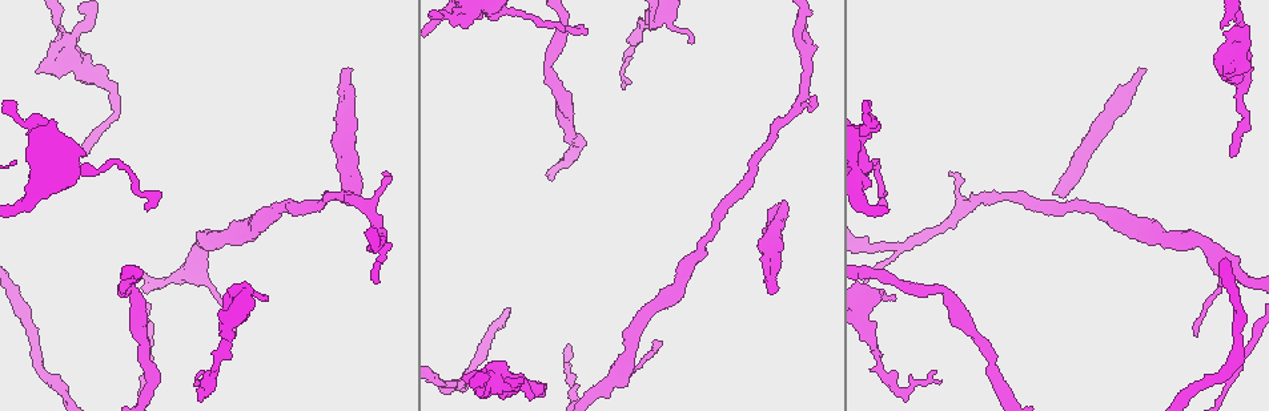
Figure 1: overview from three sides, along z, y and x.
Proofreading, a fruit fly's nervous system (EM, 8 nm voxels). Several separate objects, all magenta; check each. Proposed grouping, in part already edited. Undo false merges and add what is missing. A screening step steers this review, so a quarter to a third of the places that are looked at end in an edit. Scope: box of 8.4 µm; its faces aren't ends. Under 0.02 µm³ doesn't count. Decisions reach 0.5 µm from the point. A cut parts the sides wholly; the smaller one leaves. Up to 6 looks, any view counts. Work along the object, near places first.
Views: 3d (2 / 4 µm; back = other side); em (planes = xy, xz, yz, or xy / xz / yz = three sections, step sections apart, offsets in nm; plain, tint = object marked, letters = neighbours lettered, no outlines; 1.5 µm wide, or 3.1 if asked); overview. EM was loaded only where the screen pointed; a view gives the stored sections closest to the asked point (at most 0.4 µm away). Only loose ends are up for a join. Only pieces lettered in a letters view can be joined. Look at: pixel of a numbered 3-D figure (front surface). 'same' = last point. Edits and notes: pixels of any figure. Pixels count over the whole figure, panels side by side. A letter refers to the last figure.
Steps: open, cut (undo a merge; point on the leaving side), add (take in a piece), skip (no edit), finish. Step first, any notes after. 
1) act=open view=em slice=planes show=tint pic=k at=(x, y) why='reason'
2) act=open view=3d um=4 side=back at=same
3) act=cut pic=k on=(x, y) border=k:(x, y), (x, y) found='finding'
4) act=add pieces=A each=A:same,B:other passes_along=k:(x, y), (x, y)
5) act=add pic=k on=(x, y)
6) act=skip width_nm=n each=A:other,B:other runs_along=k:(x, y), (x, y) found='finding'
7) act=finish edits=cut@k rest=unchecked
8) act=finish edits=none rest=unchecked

act=open view=em slice=planes show=letters pic=1 at=(772, 209) why='branch stops here'

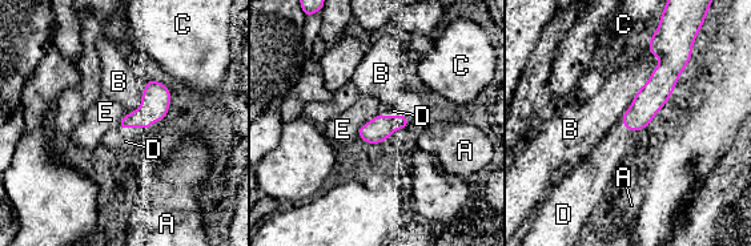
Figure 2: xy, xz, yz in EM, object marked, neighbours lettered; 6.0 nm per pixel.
act=add pieces=D width_nm=120 each=A:other,B:other,C:other,D:same,E:other found='the neuron continues'

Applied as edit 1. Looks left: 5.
act=open view=overview why='redraw'

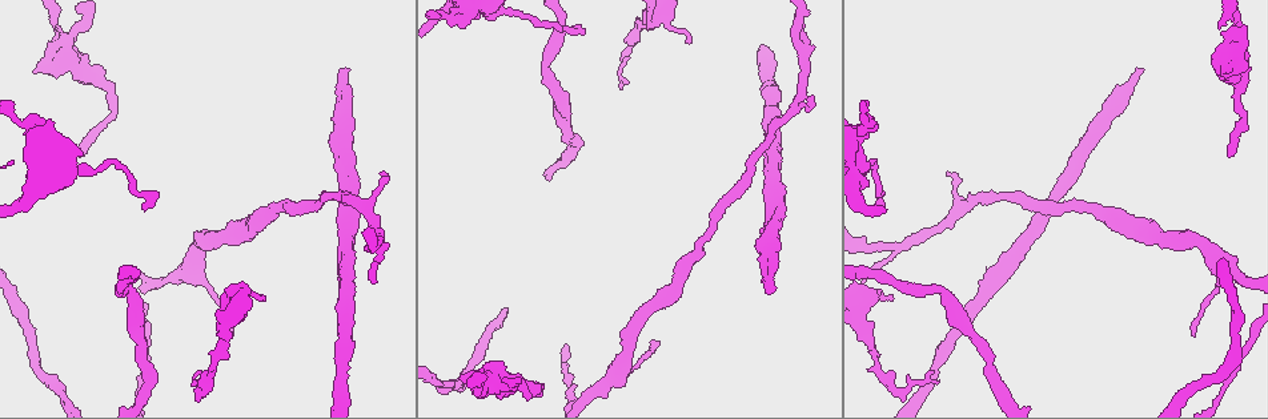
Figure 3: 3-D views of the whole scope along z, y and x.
act=open view=3d um=4 pic=3 at=(1229, 153) why='long arm stops here'

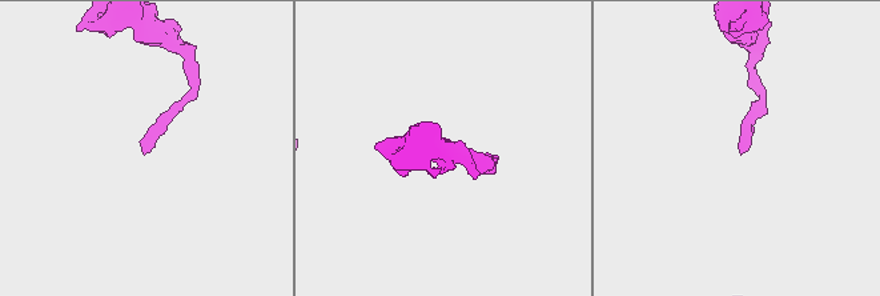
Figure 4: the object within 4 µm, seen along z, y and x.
act=open view=em slice=planes show=plain pic=4 at=(739, 149) why='shape alone is not enough'

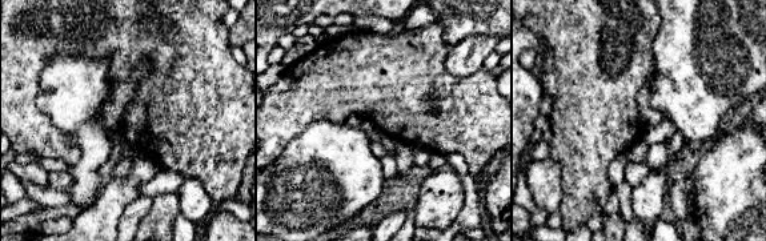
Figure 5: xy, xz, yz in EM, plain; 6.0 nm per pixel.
act=open view=em slice=planes show=letters at=same why='what lies round it'

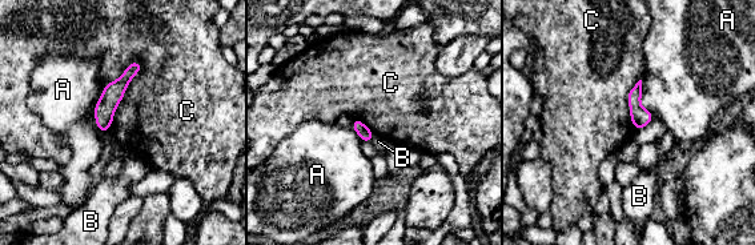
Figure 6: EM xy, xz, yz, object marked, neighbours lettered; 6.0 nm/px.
act=skip each=A:other,B:other,C:other border=6:(137, 60), (141, 68), (108, 129) found='no lettered piece goes on from it'

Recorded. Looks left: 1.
act=finish edits=add@2 rest=unchecked

